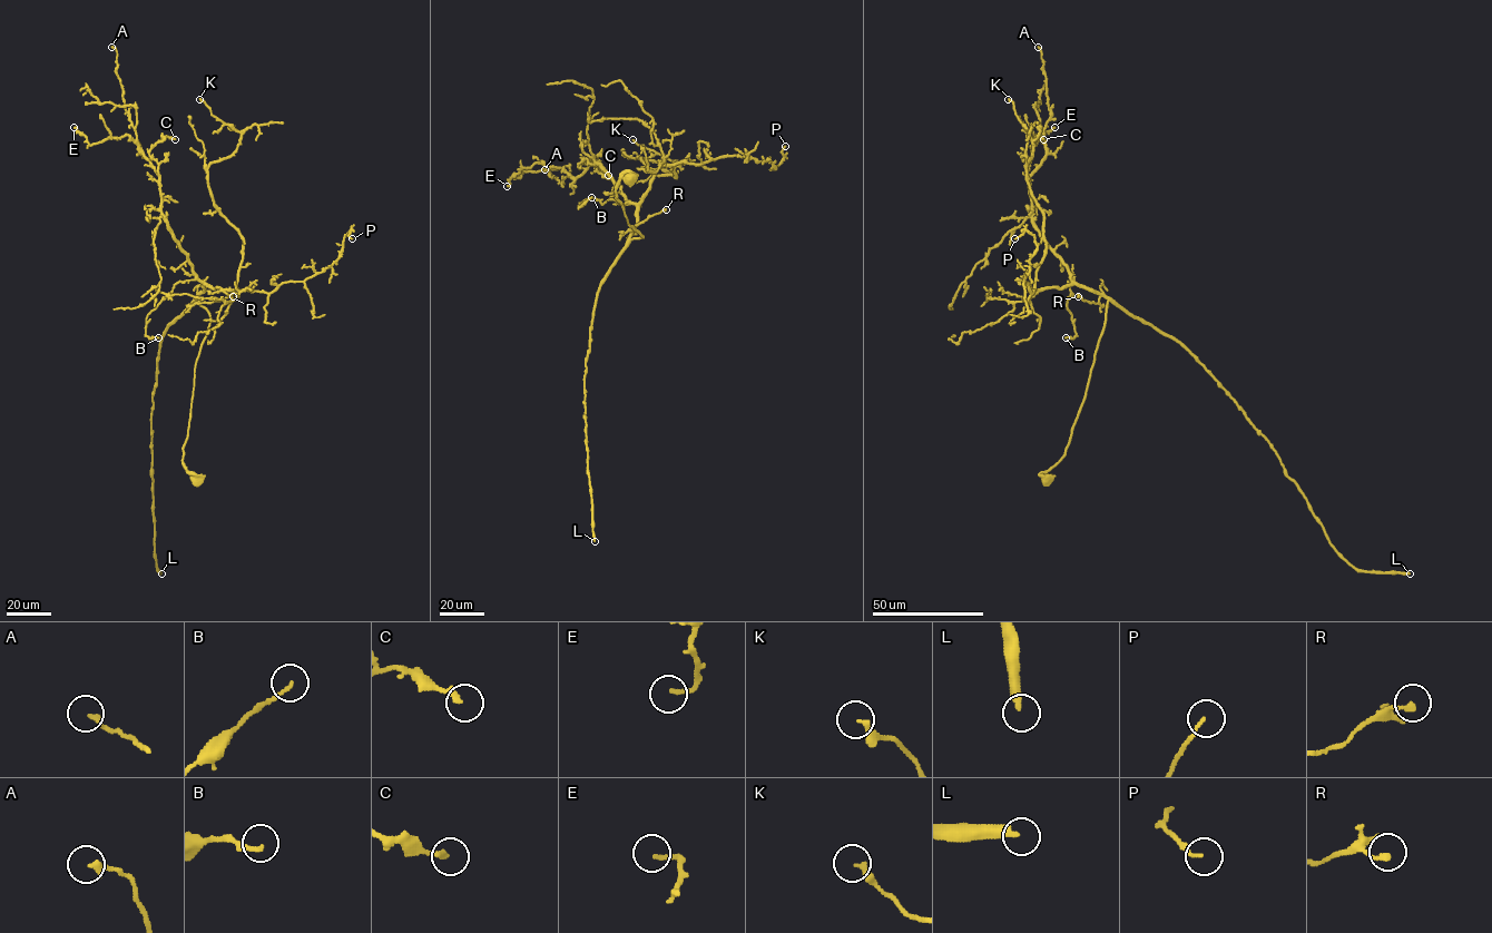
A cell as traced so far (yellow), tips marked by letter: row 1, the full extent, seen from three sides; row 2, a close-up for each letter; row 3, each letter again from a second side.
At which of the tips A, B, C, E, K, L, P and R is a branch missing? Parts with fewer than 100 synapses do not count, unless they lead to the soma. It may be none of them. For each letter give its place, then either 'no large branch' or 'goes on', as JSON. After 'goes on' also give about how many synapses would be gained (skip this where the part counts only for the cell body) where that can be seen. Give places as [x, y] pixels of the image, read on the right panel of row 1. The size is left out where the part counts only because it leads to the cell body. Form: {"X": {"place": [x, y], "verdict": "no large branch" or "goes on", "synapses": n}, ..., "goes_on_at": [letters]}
{"A": {"place": [1038, 47], "verdict": "no large branch"}, "B": {"place": [1066, 337], "verdict": "no large branch"}, "C": {"place": [1043, 139], "verdict": "no large branch"}, "E": {"place": [1054, 127], "verdict": "no large branch"}, "K": {"place": [1008, 99], "verdict": "no large branch"}, "L": {"place": [1410, 573], "verdict": "goes on", "synapses": 350}, "P": {"place": [1014, 238], "verdict": "no large branch"}, "R": {"place": [1078, 296], "verdict": "no large branch"}, "goes_on_at": ["L"]}

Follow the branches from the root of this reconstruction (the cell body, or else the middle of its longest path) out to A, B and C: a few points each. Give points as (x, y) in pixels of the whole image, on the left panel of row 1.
A: (198, 478), (183, 448), (209, 323), (196, 300), (204, 283), (163, 214), (159, 175), (139, 147), (111, 47)
B: (198, 478), (183, 448), (209, 323), (196, 300), (202, 281), (177, 282), (147, 315), (145, 335), (158, 337)
C: (198, 478), (183, 448), (209, 314), (163, 214), (149, 154), (175, 139)

